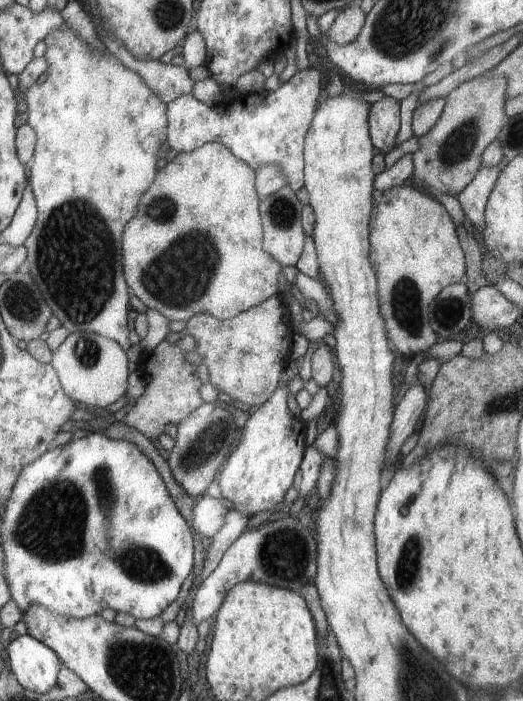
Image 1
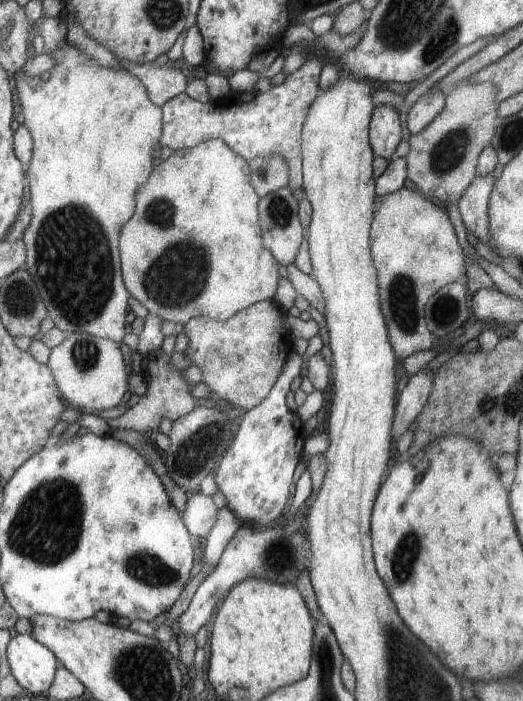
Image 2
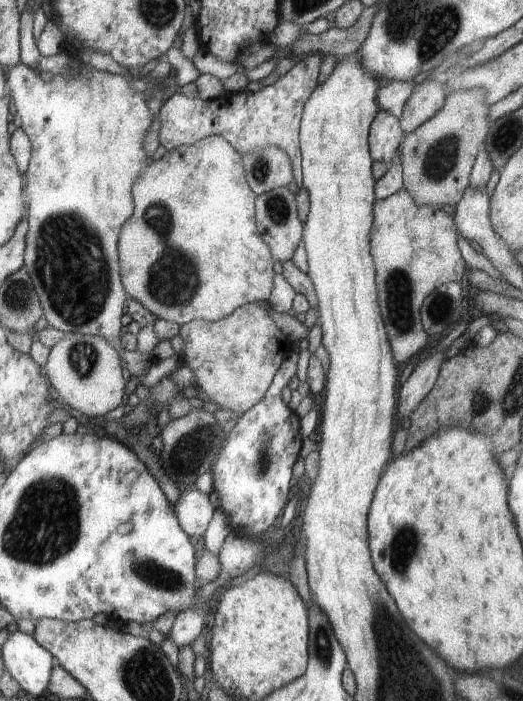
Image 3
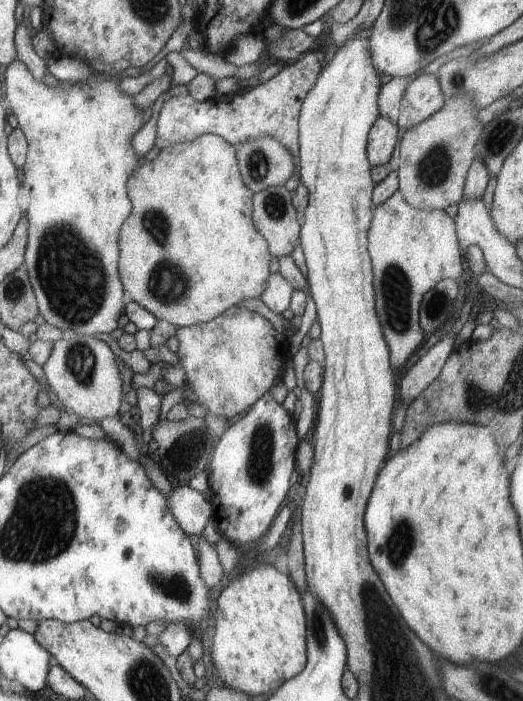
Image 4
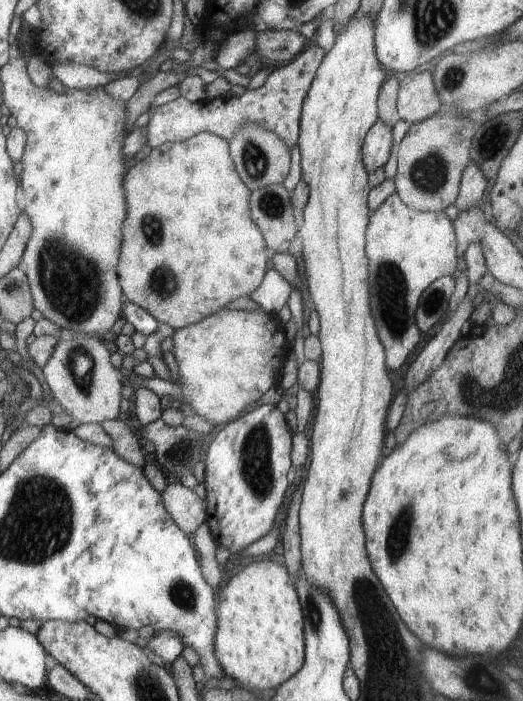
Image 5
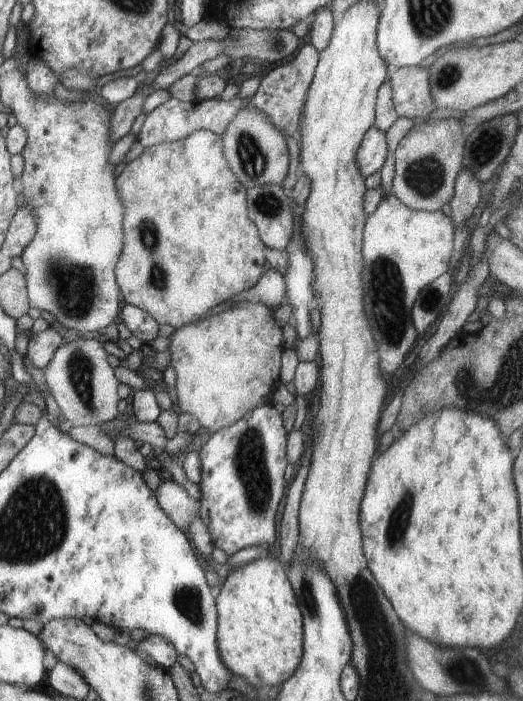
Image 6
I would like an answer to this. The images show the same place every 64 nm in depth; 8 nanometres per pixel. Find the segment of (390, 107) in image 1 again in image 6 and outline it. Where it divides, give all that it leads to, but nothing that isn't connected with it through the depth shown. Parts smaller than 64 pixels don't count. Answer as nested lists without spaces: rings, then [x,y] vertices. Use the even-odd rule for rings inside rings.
[[[371,125],[365,131],[355,155],[355,164],[363,178],[379,171],[385,160],[385,147],[385,133]]]

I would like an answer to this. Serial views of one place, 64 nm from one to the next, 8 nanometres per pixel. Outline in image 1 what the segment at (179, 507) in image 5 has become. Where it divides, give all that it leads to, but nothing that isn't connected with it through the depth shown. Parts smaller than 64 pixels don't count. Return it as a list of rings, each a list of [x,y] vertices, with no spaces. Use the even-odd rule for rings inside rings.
[[[207,494],[194,498],[191,522],[195,532],[199,536],[213,536],[223,526],[223,518],[227,511],[221,503],[221,498],[214,499]]]

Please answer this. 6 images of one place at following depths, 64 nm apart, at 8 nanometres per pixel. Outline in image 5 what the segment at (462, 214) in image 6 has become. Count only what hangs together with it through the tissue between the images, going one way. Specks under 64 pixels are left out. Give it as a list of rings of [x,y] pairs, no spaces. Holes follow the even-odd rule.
[[[469,161],[460,176],[458,195],[453,202],[458,212],[481,204],[481,195],[485,192],[485,186],[487,186],[485,175],[473,161]]]

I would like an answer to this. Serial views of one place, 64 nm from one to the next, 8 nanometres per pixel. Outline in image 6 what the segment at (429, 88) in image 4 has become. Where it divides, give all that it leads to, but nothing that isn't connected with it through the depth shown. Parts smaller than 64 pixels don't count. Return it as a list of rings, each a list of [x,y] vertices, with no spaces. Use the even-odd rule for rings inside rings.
[[[418,65],[392,68],[387,79],[398,116],[418,121],[437,108],[430,95],[427,68]]]

